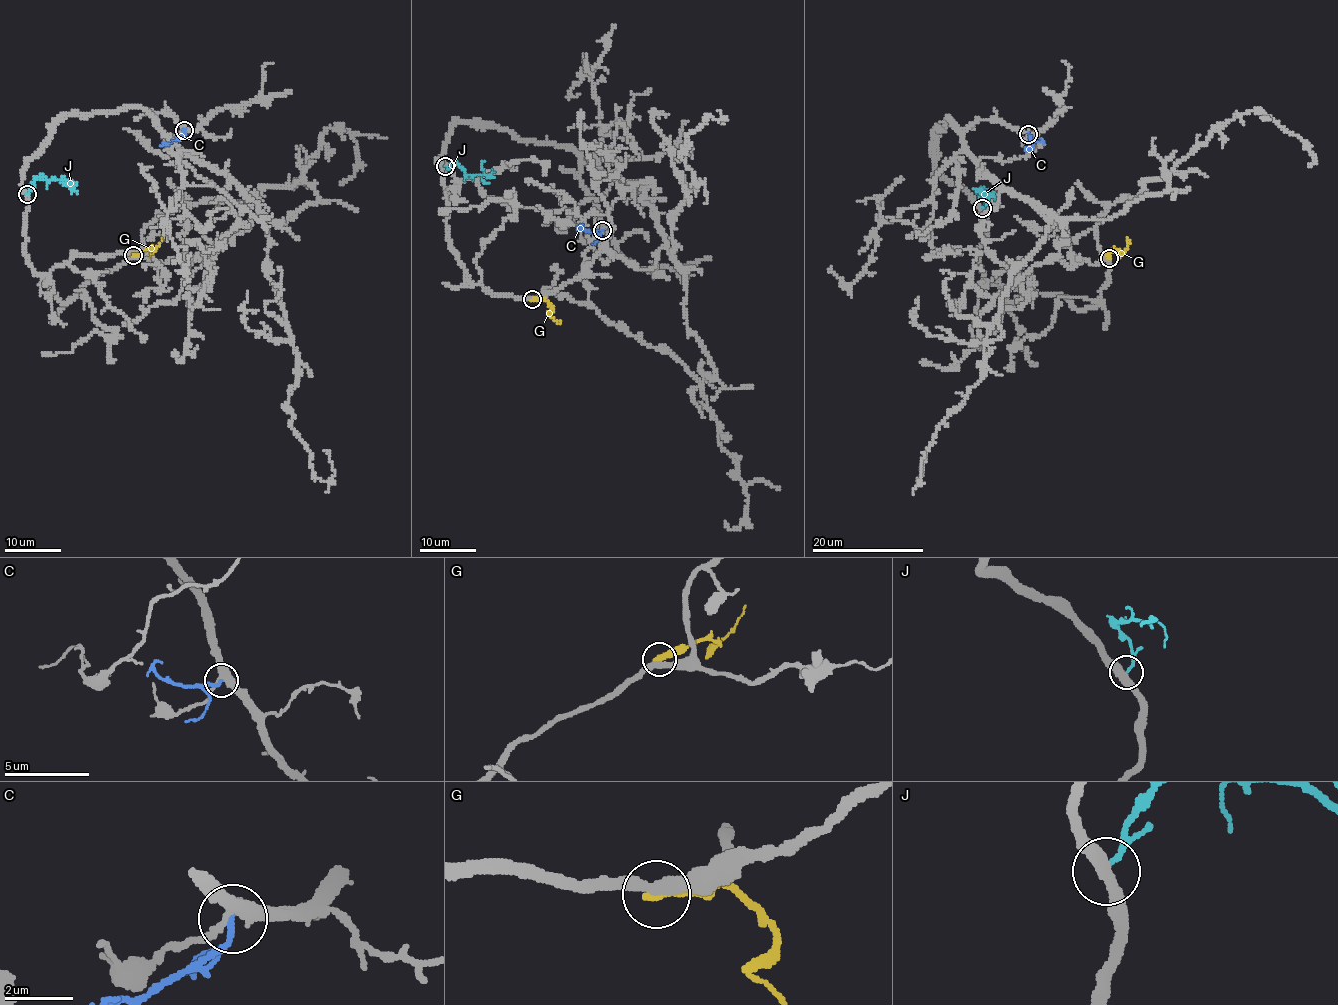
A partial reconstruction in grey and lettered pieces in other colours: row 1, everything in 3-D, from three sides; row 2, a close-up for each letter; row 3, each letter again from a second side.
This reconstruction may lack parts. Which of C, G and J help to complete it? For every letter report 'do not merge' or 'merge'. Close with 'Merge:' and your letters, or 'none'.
C: do not merge
G: do not merge
J: do not merge
Merge: none

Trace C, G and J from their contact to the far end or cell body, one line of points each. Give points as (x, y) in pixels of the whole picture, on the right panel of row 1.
C: (1028, 134), (1032, 145), (1025, 148)
G: (1109, 257), (1106, 252), (1123, 251), (1127, 238)
J: (982, 208), (984, 198), (979, 192), (990, 191), (988, 196), (986, 192), (972, 188)

